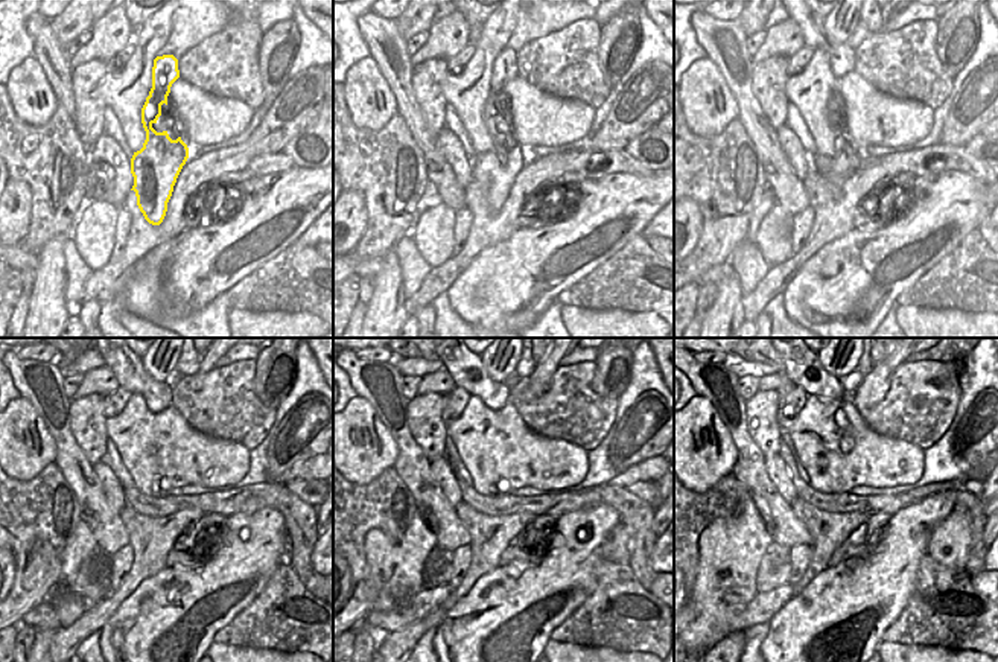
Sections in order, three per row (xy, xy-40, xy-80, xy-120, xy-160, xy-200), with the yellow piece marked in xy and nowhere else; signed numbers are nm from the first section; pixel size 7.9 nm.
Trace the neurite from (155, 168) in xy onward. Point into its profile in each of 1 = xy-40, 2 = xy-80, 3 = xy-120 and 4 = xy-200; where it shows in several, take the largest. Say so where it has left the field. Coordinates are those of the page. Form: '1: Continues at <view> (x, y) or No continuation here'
1: Continues at xy-40 (495, 171)
2: Continues at xy-80 (842, 57)
3: Continues at xy-120 (127, 369)
4: Continues at xy-200 (802, 369)

